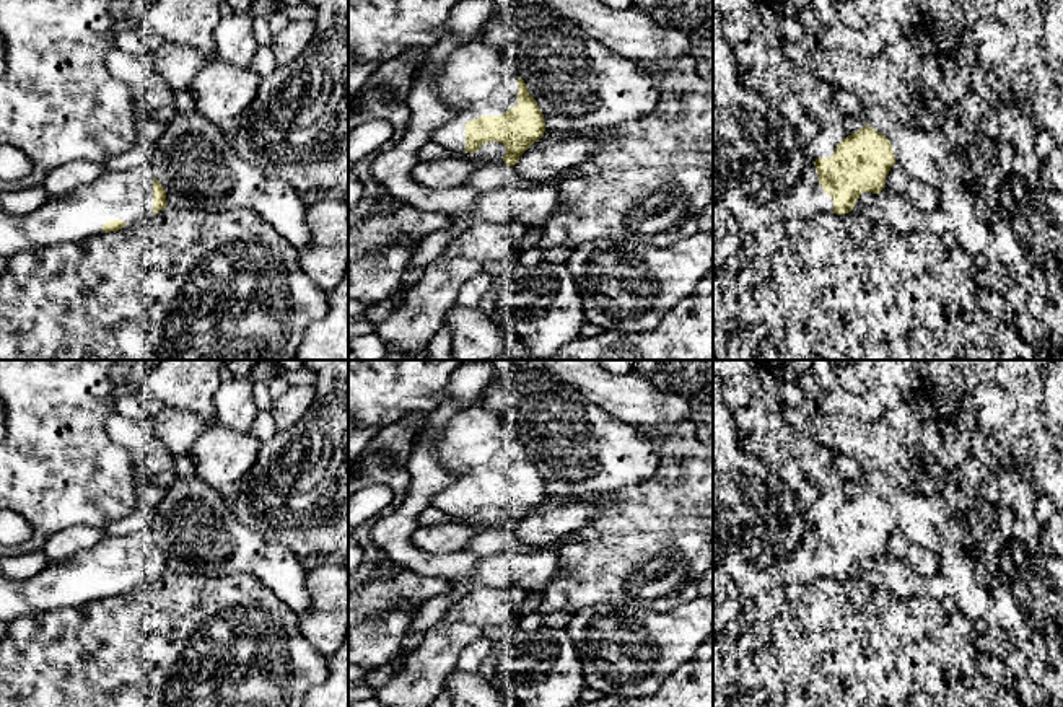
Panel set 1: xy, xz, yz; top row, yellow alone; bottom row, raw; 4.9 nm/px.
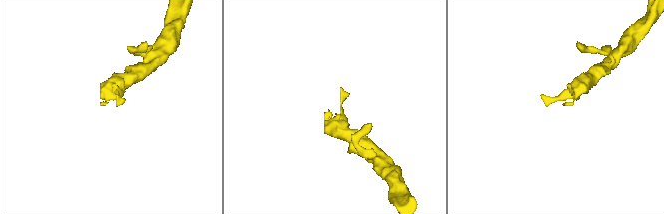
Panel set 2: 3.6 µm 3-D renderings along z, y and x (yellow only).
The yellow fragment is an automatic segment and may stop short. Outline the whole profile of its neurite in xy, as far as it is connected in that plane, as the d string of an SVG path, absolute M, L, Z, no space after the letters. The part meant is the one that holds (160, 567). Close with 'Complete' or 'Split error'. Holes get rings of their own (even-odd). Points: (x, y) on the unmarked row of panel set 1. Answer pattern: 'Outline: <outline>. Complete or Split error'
Outline: M150 528L104 536L63 562L16 582L0 575L0 621L13 622L39 613L77 609L150 583L168 570Z. Split error

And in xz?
Outline: M482 397L449 419L438 453L456 474L456 482L431 498L448 520L498 507L506 512L503 526L514 531L545 497L544 479L524 445Z. Split error

